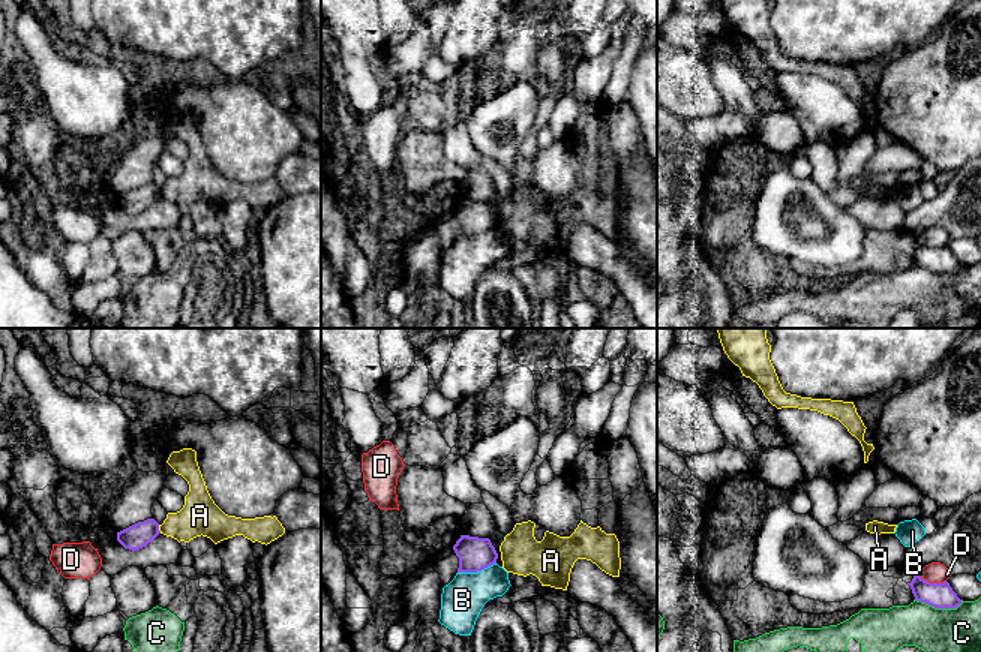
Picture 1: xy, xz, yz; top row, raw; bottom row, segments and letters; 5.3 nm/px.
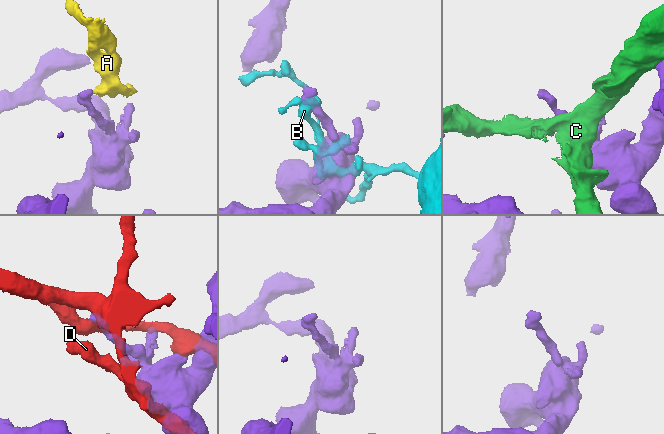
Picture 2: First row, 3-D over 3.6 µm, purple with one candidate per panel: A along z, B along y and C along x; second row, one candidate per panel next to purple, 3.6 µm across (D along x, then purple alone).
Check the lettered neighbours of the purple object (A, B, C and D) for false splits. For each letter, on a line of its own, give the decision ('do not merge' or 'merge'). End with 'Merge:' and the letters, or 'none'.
A: do not merge
B: do not merge
C: do not merge
D: do not merge
Merge: none

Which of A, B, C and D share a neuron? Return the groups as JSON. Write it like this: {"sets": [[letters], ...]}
{"sets": [["A"], ["B"], ["C"], ["D"]]}

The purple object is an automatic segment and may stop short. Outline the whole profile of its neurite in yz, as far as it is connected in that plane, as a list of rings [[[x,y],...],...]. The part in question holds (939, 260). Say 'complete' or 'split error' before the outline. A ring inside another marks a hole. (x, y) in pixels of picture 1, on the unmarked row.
complete; [[[918,237],[912,238],[914,243],[908,247],[916,265],[926,267],[934,273],[957,273],[963,264],[957,261],[948,246],[930,247],[920,241]]]

